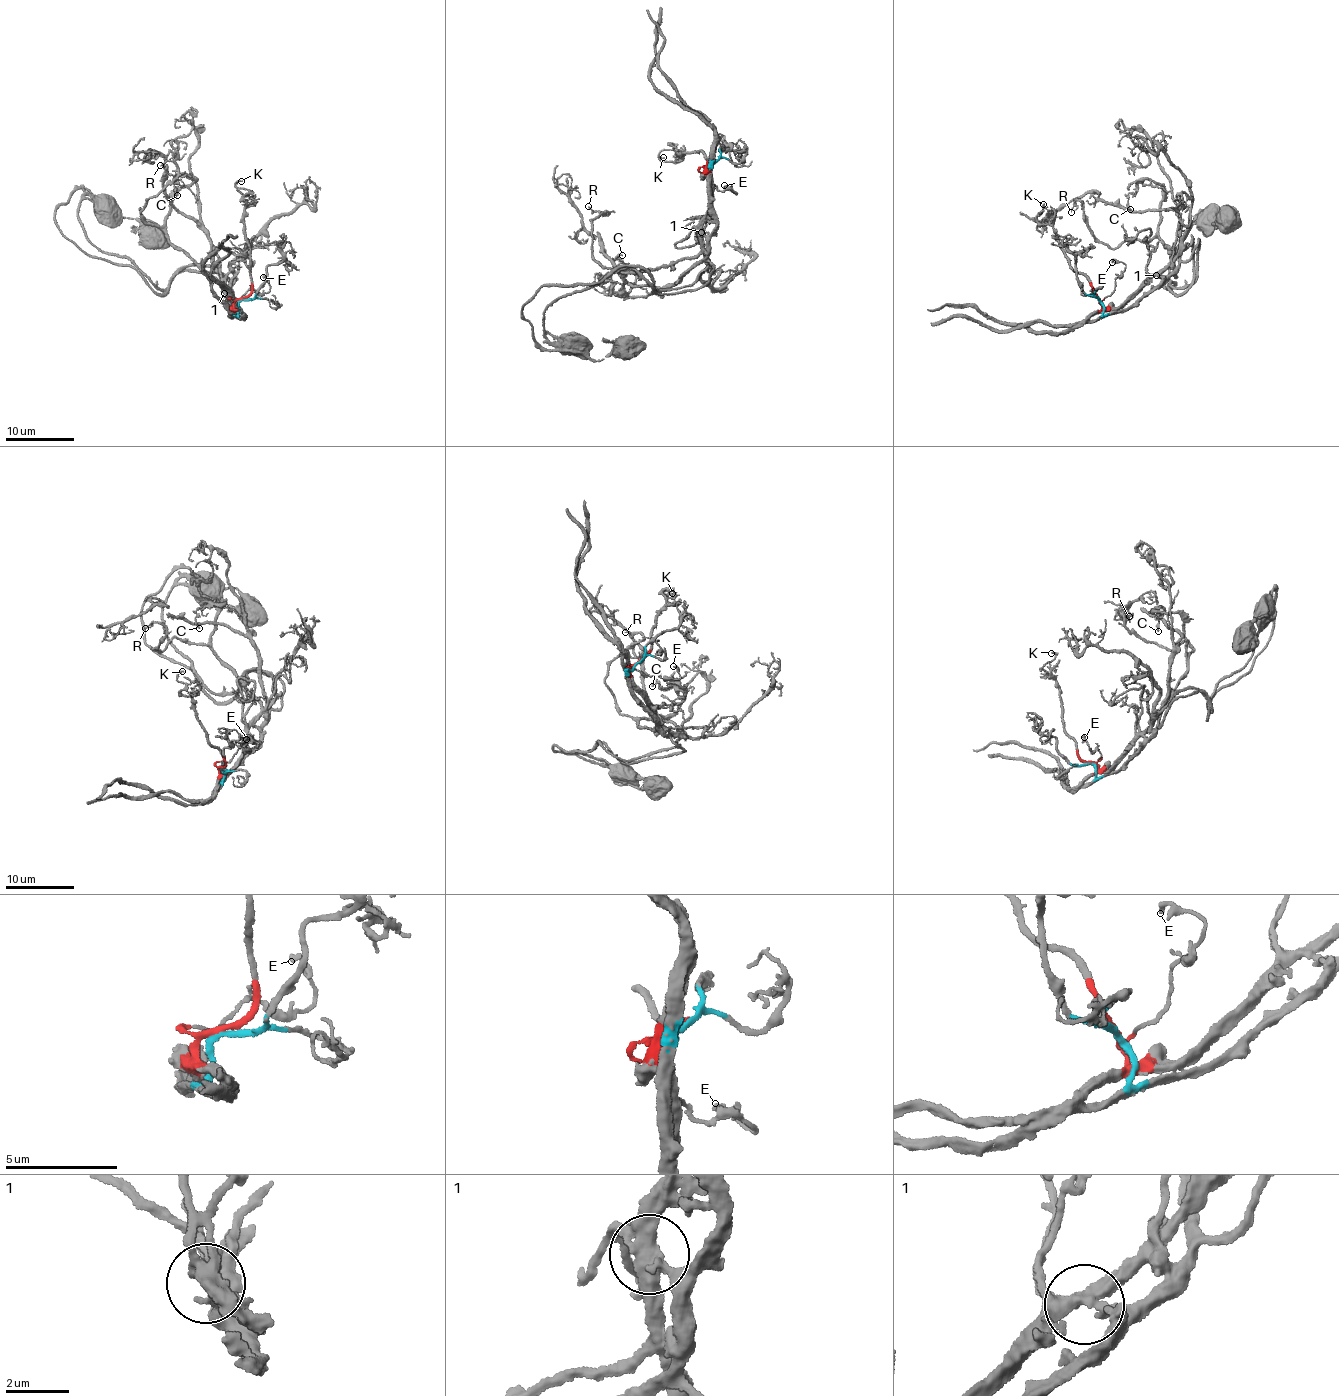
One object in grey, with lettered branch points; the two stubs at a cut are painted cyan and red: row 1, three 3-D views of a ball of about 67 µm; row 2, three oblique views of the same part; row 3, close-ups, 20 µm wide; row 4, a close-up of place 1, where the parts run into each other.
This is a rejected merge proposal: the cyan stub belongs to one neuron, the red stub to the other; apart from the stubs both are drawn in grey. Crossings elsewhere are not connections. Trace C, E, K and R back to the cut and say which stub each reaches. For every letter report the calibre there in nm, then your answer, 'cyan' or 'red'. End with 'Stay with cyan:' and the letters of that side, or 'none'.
C: 160 nm | red
E: 220 nm | red
K: 200 nm | red
R: 120 nm | red
Stay with cyan: none

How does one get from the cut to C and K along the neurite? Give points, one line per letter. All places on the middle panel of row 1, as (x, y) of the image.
C: (710, 165), (700, 250), (628, 272), (621, 289), (628, 291), (636, 278), (617, 271), (613, 260), (622, 255)
K: (710, 165), (715, 161), (699, 151), (686, 152), (679, 156), (670, 143), (672, 147), (659, 153), (663, 157)

